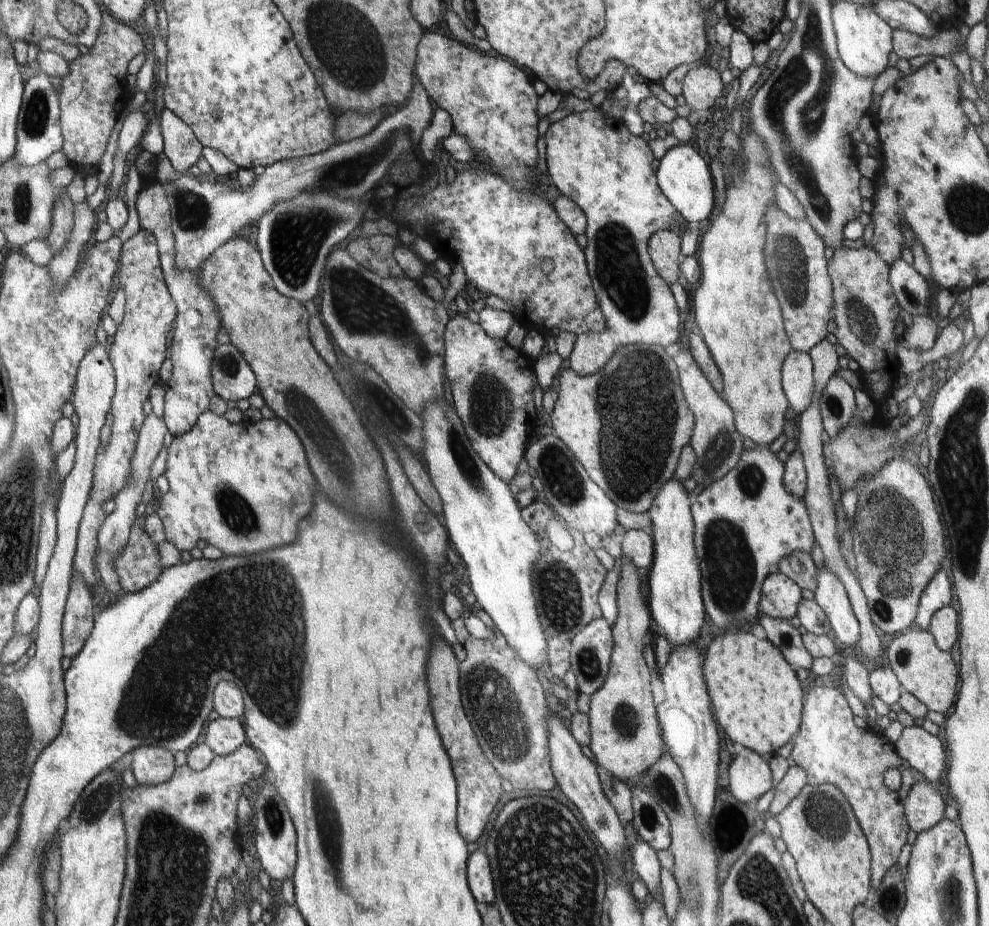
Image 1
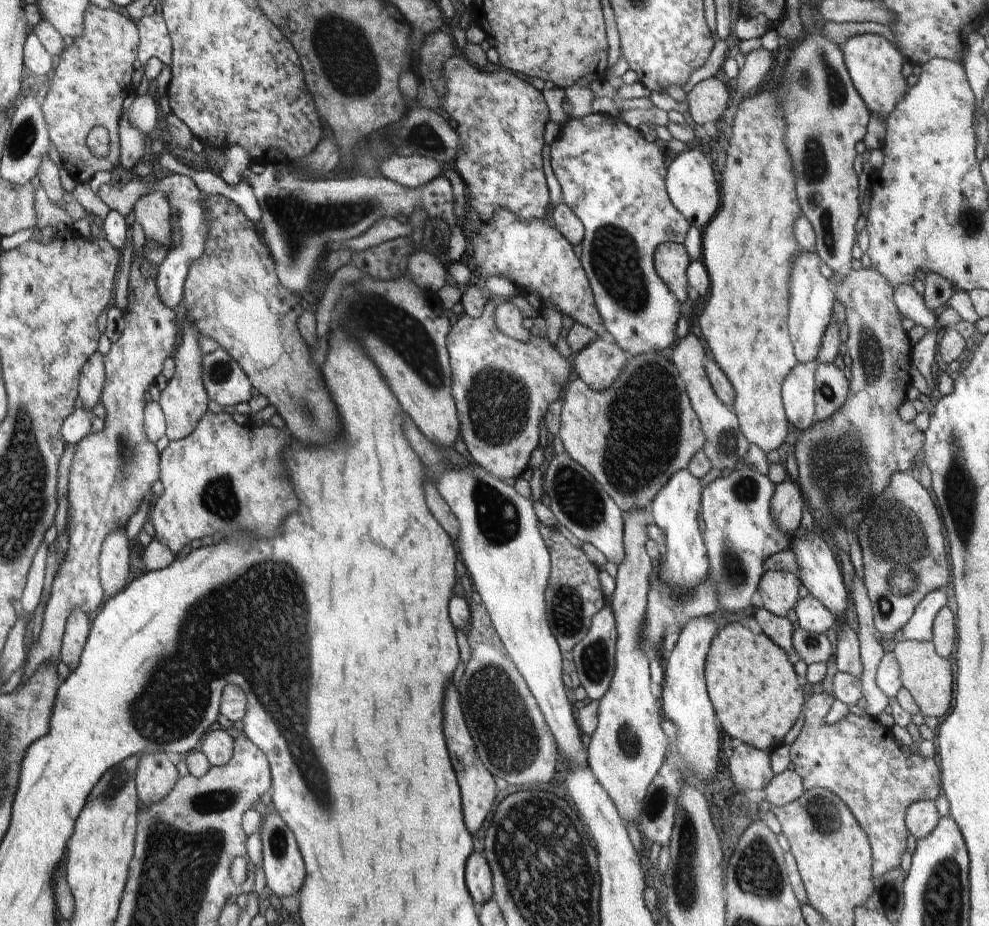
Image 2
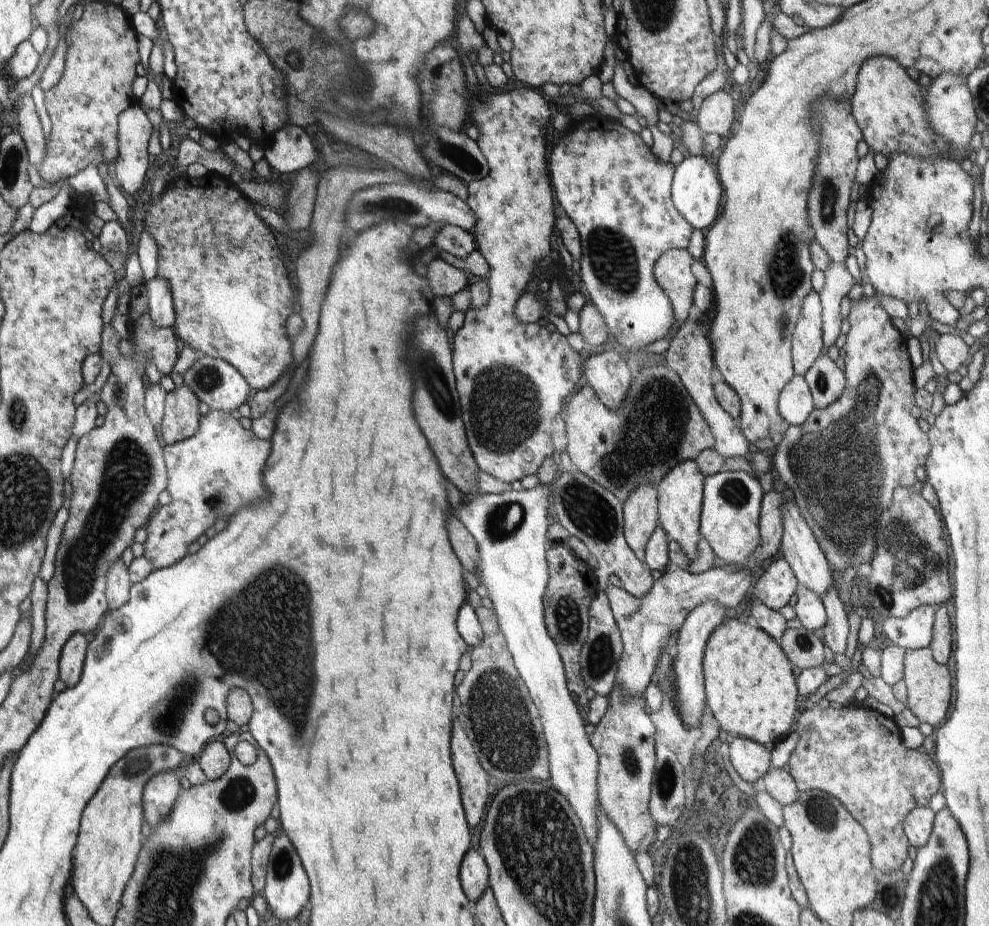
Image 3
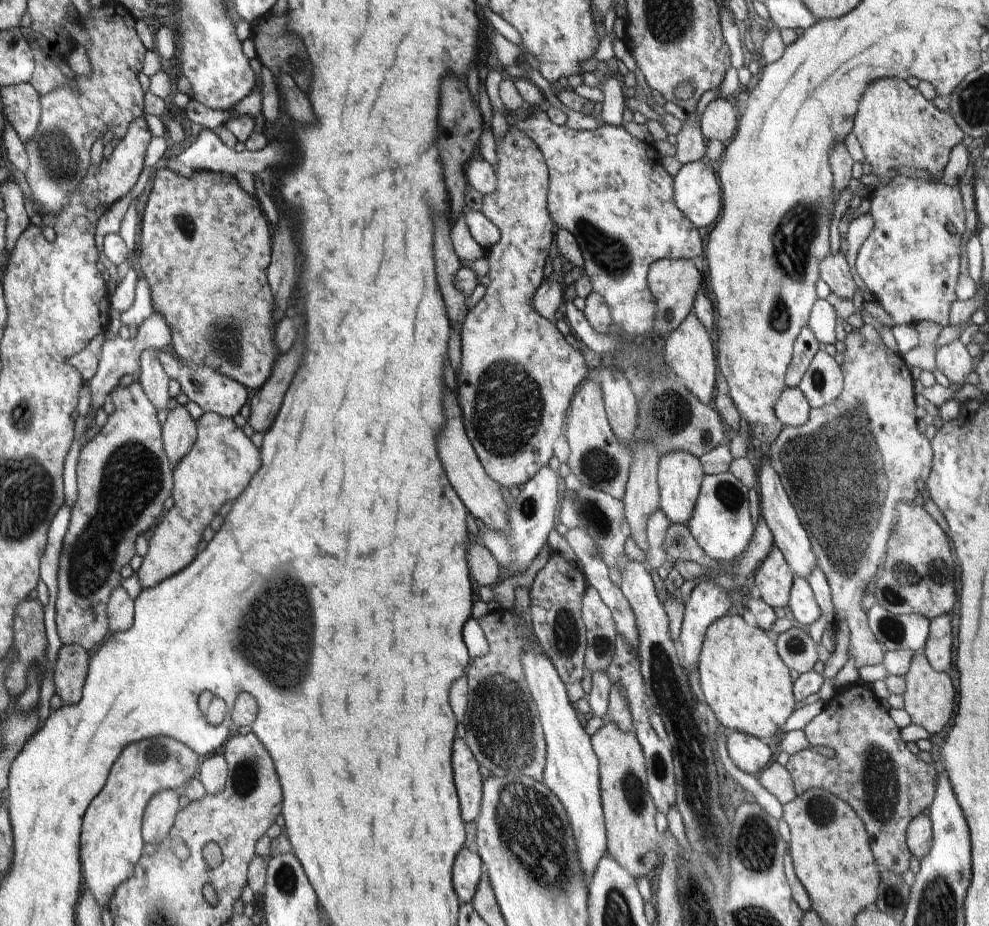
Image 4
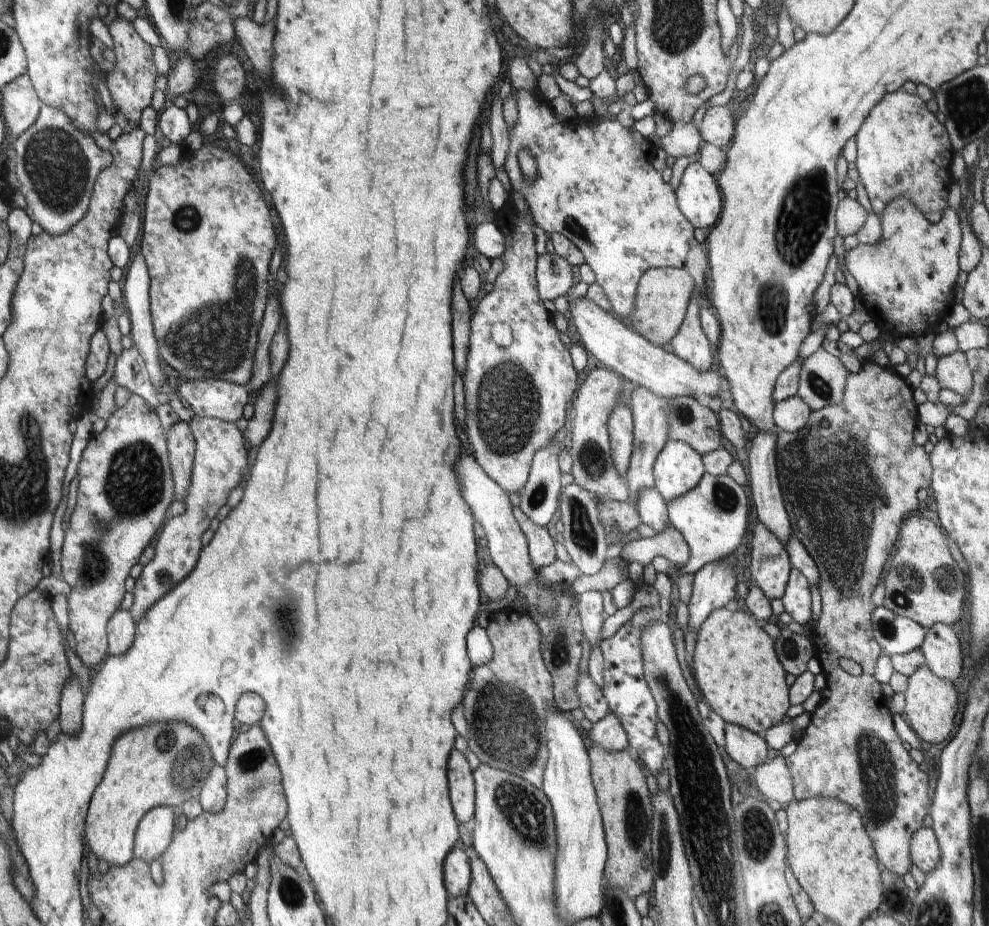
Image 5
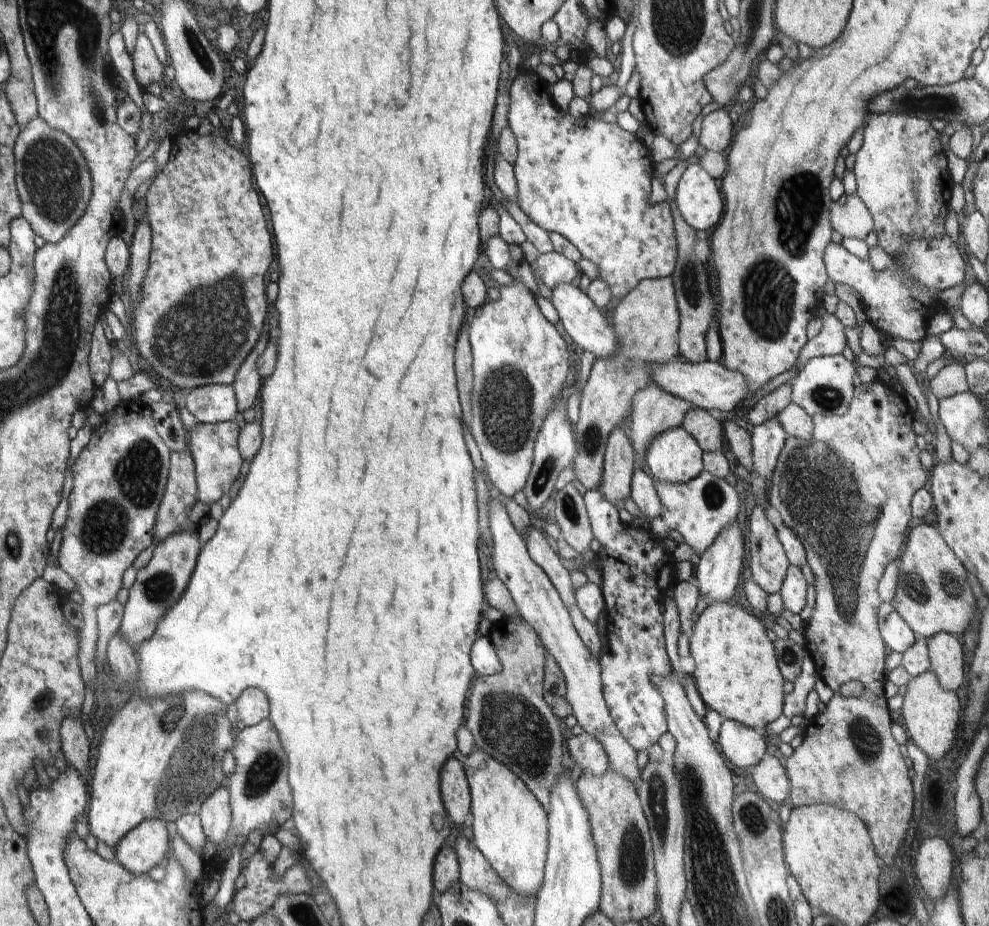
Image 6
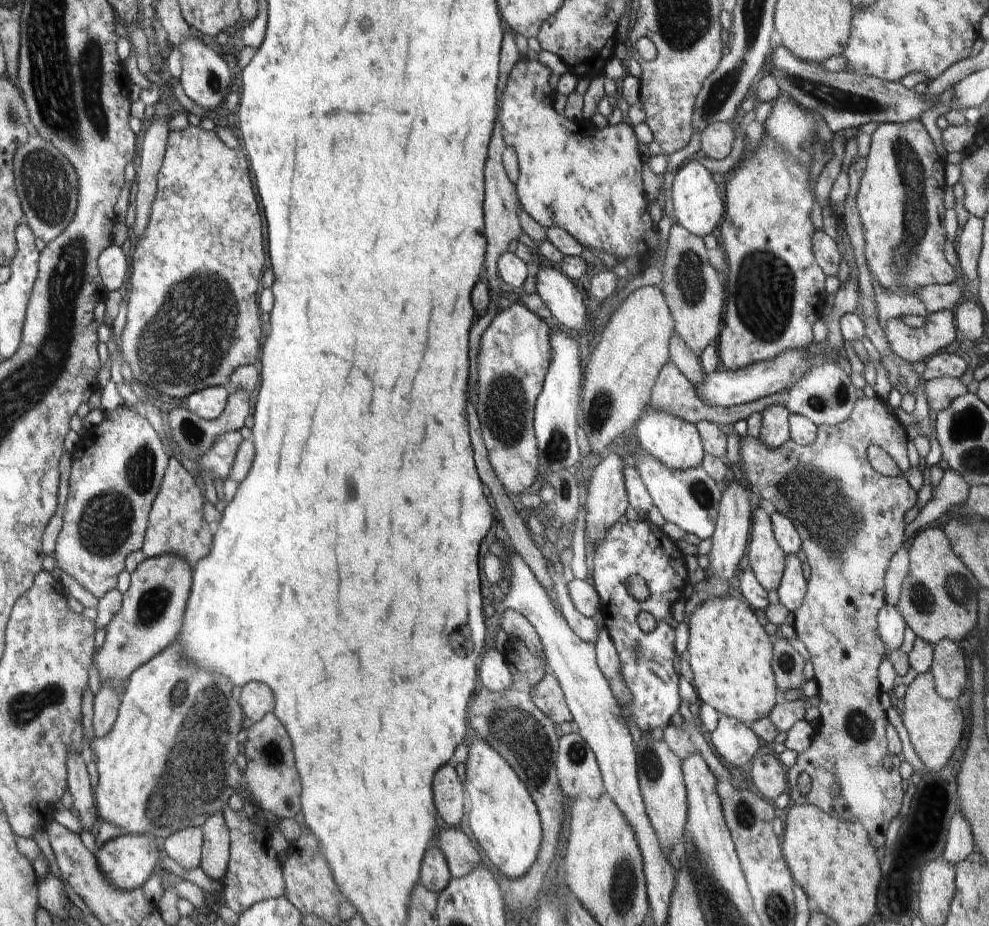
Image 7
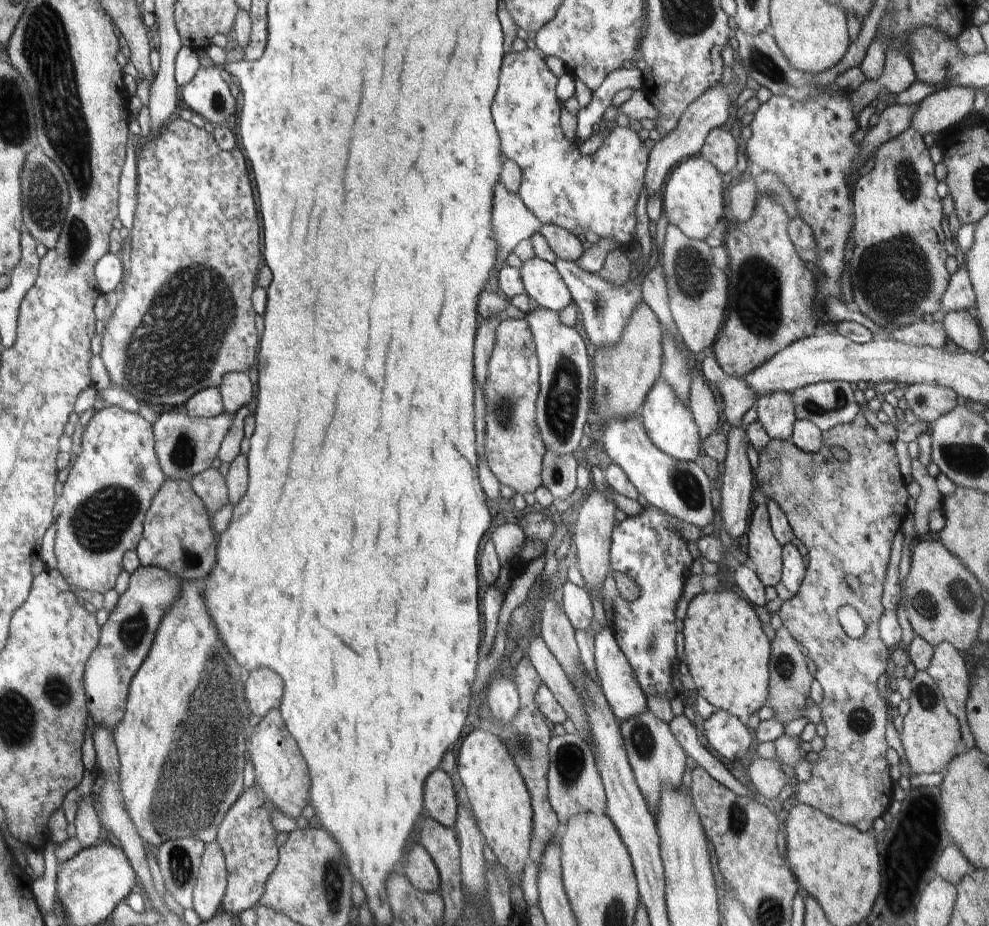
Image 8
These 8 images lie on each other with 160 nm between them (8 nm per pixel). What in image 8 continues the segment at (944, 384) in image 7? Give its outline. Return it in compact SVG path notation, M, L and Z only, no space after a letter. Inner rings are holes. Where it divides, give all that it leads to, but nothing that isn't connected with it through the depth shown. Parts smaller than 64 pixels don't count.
M914 384L904 390L908 403L905 410L905 421L934 423L940 416L948 414L958 405L958 394L952 388L938 384Z

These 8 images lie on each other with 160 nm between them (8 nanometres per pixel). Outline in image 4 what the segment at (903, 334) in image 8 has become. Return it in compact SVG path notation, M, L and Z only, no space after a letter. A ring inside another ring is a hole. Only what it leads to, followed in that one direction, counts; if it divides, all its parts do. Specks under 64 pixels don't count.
M896 175L887 185L875 189L870 202L870 214L875 225L857 252L854 268L859 284L890 314L894 326L916 325L920 321L933 322L943 327L950 325L950 305L956 300L954 290L960 266L960 245L966 230L959 187Z

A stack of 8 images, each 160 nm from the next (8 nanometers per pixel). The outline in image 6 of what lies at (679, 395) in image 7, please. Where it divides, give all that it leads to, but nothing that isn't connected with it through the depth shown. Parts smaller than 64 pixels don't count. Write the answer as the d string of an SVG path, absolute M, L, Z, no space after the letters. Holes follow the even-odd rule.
M826 311L822 320L822 330L815 338L808 340L798 356L798 370L802 370L804 364L812 358L823 355L842 355L847 345L843 325L840 320ZM652 381L649 382L646 388L638 390L634 394L630 411L632 418L630 429L634 454L636 454L636 458L641 464L644 459L646 460L646 452L648 452L650 442L666 430L681 427L686 412L692 410L692 408L695 407L690 402L664 392L660 386L656 386Z

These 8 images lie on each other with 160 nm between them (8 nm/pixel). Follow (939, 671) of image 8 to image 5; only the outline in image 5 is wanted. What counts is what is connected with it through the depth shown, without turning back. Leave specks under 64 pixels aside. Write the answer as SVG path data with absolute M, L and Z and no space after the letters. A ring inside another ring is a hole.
M934 624L919 649L927 668L941 680L956 682L962 674L962 648L950 625Z

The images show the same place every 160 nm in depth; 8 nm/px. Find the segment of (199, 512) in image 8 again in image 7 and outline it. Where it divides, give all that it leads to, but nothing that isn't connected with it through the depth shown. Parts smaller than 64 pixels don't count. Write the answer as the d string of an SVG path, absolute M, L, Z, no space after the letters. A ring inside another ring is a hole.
M171 458L149 512L141 548L145 558L176 555L184 559L193 572L197 562L210 554L213 541L209 523L203 513L204 504L202 492L192 474L188 473L176 458Z

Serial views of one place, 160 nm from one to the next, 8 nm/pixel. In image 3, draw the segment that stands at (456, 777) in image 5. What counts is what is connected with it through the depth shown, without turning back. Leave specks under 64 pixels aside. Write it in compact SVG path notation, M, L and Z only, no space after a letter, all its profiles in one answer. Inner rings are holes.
M454 722L450 750L452 750L452 766L460 782L467 823L470 826L476 826L482 822L486 806L488 806L488 798L490 798L488 796L488 774L482 770L472 744L466 732L458 726L458 722Z

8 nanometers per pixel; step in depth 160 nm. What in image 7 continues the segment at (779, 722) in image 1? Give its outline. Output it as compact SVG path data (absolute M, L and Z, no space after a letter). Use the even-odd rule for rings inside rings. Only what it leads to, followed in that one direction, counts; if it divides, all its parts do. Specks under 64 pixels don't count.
M729 595L725 598L710 596L690 616L687 644L687 661L694 674L692 685L698 700L709 704L719 713L748 725L766 718L780 699L771 665L773 641L750 607Z

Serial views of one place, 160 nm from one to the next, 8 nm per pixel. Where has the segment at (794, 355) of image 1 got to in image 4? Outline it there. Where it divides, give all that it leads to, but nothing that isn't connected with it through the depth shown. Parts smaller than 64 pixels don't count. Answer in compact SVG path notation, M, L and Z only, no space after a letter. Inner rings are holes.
M785 388L774 405L775 417L784 427L804 426L809 419L811 406L800 388Z

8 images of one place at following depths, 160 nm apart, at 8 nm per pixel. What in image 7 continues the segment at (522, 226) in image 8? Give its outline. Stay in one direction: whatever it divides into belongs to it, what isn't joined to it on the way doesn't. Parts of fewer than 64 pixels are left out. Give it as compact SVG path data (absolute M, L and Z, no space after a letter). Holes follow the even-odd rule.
M498 116L494 121L494 132L490 139L490 150L488 150L488 158L486 159L485 176L485 199L483 202L483 215L485 220L485 235L487 238L487 247L485 250L485 275L487 276L487 285L491 294L491 300L497 304L501 298L498 294L504 288L500 281L499 272L497 271L497 262L499 256L509 250L509 244L512 241L518 241L522 234L522 227L519 223L519 198L515 184L508 178L503 167L502 153L507 147L503 141L501 133L502 126Z

